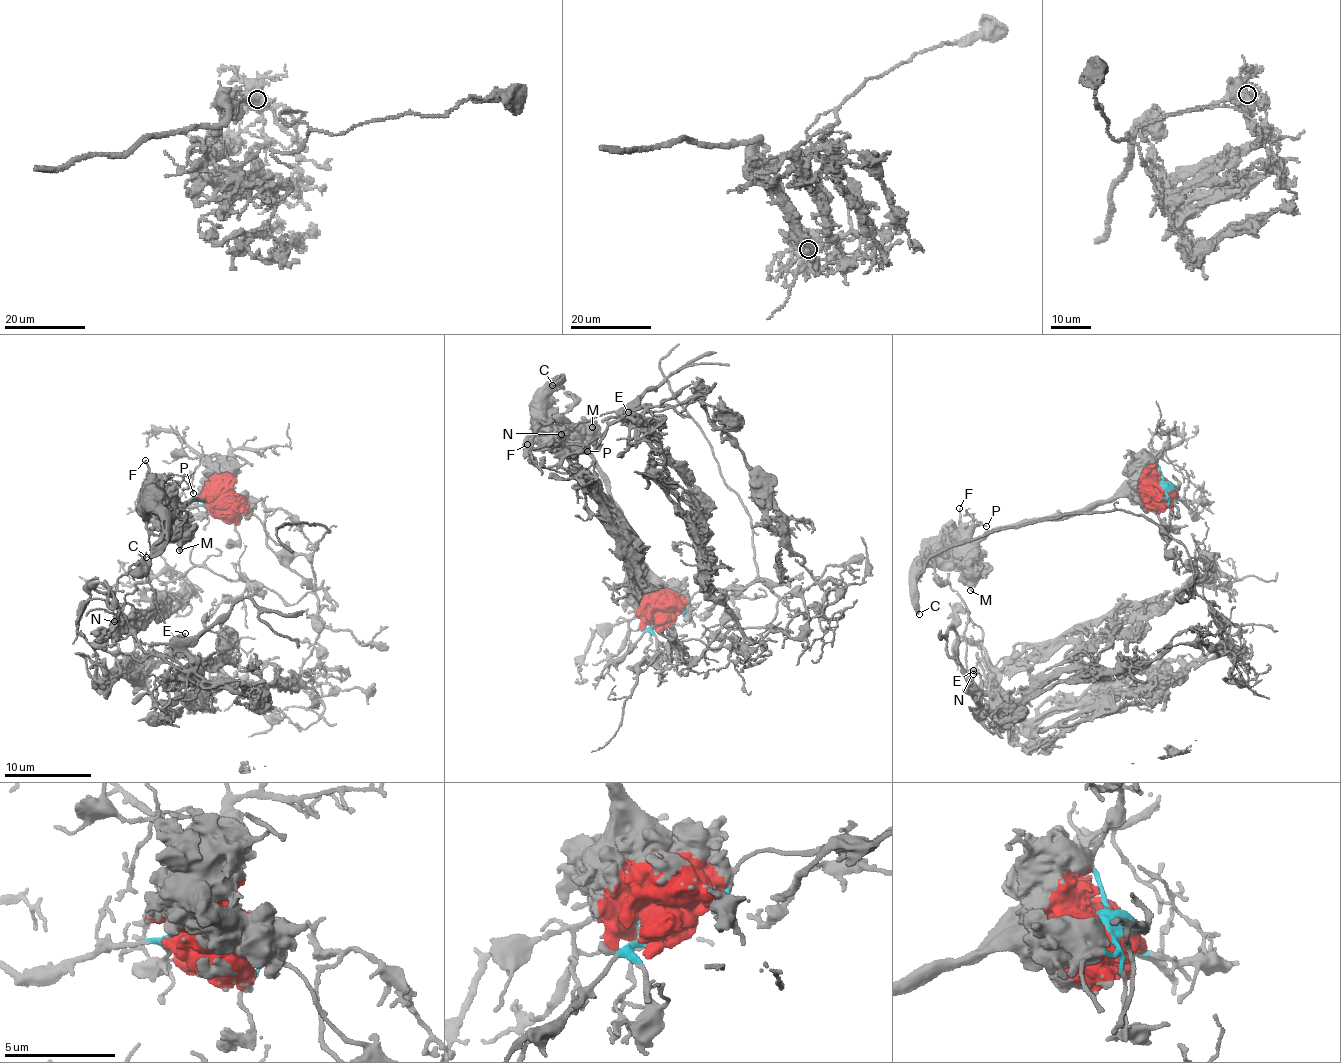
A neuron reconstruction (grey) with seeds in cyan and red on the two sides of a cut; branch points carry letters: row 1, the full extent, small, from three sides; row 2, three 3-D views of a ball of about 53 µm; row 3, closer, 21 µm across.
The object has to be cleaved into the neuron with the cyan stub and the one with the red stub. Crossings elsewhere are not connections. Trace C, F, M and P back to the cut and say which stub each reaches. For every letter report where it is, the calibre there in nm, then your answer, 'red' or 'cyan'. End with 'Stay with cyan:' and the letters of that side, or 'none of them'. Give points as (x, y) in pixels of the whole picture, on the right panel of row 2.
C: at (919, 614); 280 nm thick; red
F: at (959, 508); 140 nm thick; red
M: at (970, 590); 400 nm thick; red
P: at (986, 526); 140 nm thick; red
Stay with cyan: none of them

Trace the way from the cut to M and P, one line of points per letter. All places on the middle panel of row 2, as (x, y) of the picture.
M: (665, 618), (661, 586), (612, 497), (608, 482), (592, 460), (580, 437), (593, 428)
P: (665, 618), (661, 586), (612, 497), (608, 482), (587, 449), (569, 440), (580, 443), (587, 452)

